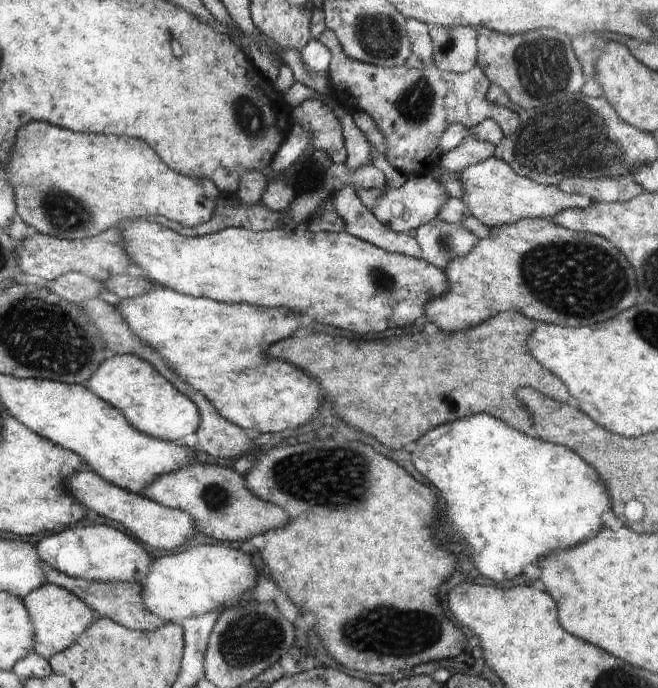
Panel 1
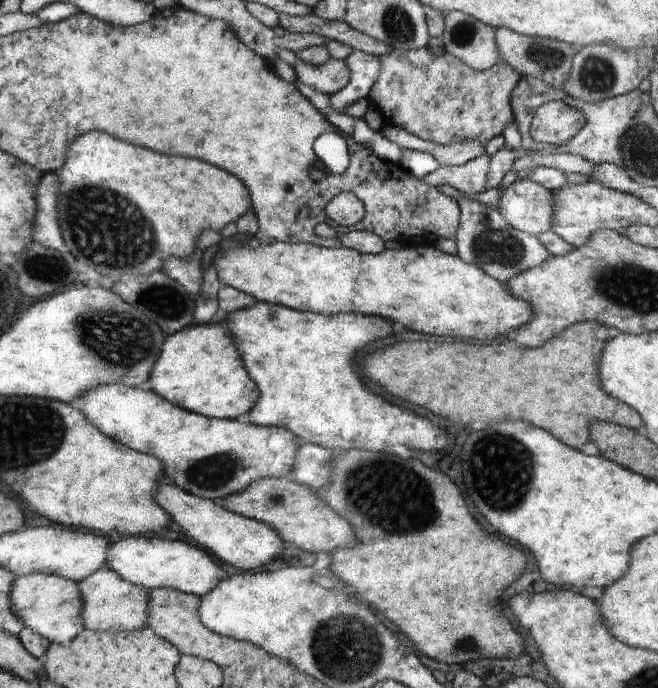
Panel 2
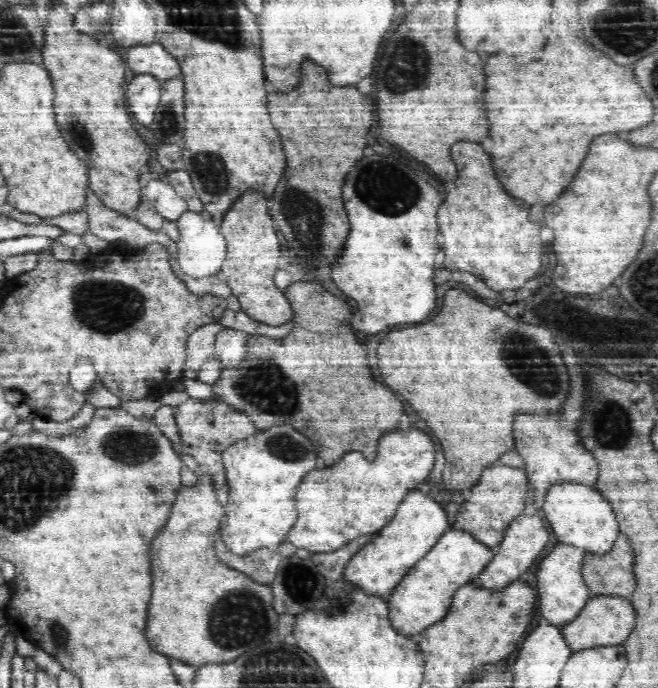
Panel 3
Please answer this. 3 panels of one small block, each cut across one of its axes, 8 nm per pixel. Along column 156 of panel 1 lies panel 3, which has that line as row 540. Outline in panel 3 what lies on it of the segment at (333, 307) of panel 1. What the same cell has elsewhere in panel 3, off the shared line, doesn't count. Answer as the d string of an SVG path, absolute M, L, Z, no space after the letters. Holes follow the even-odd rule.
M273 426L236 441L221 457L229 497L218 537L238 555L266 547L275 548L285 542L296 522L296 488L302 478L316 468L316 452L310 440L292 426Z

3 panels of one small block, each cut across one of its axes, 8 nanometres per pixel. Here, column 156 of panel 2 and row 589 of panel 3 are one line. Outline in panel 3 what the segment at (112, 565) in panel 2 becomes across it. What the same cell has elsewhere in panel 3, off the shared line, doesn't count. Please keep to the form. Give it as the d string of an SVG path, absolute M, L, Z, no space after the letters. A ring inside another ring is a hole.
M569 543L556 544L556 548L542 560L540 568L536 572L538 604L543 621L553 623L554 626L563 628L575 615L586 606L587 599L592 593L583 579L582 562L585 552Z

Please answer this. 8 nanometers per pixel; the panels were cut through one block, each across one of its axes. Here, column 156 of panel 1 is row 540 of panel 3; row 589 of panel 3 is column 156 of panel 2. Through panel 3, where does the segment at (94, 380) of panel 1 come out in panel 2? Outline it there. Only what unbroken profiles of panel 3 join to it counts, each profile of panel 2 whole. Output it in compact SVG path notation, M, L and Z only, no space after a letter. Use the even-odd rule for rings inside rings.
M223 323L194 324L166 336L148 382L160 398L208 418L244 419L260 398L259 387L244 366L240 346Z

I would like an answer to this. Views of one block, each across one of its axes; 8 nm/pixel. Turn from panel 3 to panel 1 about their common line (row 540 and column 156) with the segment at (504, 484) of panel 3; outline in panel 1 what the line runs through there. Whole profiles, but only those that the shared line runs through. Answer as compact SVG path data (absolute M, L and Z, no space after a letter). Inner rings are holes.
M196 462L158 477L141 494L164 506L188 511L195 518L197 532L226 542L244 542L256 534L263 535L288 524L286 510L255 495L247 486L244 474L234 471L231 466Z

